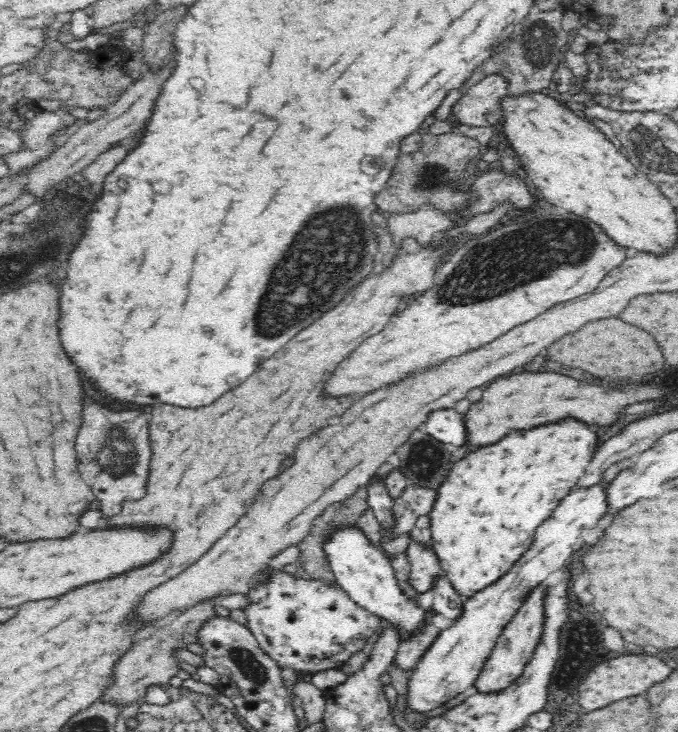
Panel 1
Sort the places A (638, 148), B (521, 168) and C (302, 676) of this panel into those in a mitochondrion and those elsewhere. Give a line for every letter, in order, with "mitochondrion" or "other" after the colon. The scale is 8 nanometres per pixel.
A: other
B: other
C: other

